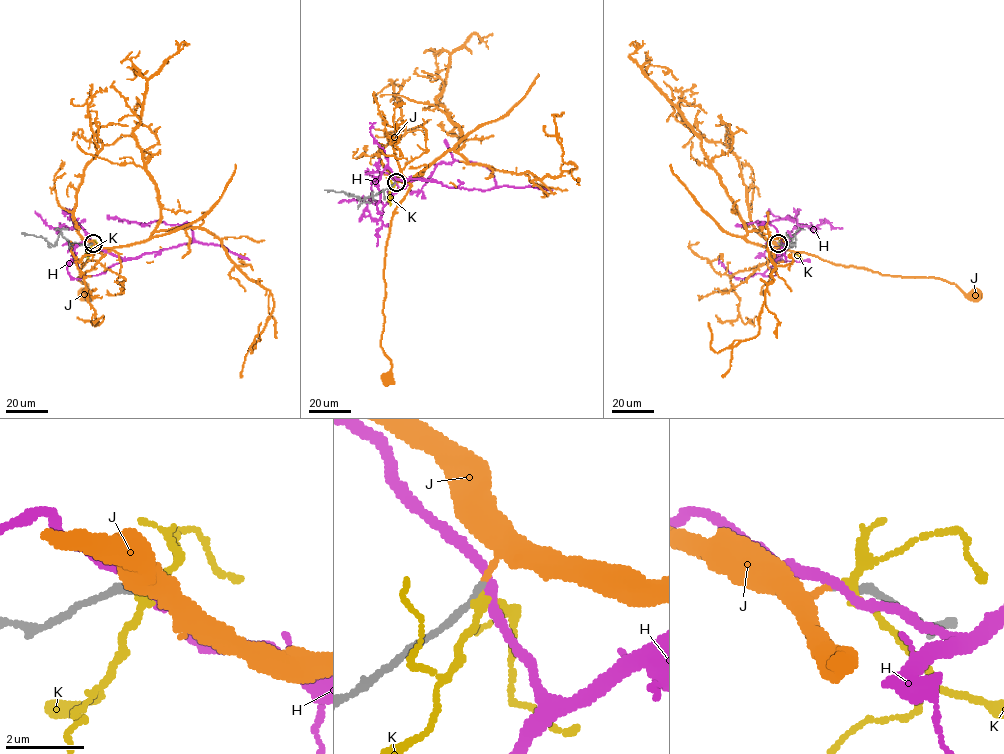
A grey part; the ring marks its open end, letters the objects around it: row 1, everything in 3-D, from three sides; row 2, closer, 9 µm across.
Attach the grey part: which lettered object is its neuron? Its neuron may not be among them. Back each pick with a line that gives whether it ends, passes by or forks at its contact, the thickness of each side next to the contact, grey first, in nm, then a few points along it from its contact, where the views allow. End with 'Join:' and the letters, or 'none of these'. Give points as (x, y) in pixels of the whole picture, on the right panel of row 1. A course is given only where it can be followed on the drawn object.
J: it ends | 170/150 nm | via (778, 243), (778, 247), (818, 256), (835, 264), (864, 267), (882, 274), (941, 278), (973, 296)
Join: J

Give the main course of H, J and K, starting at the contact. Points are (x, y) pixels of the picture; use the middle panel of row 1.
H: (395, 182), (402, 188), (423, 178), (489, 190), (495, 181), (485, 166), (454, 160), (439, 163), (409, 194)
J: (395, 182), (407, 182), (409, 185), (393, 214), (385, 249), (380, 345), (390, 361), (391, 370), (386, 377)
K: (395, 182), (390, 192), (390, 205)

